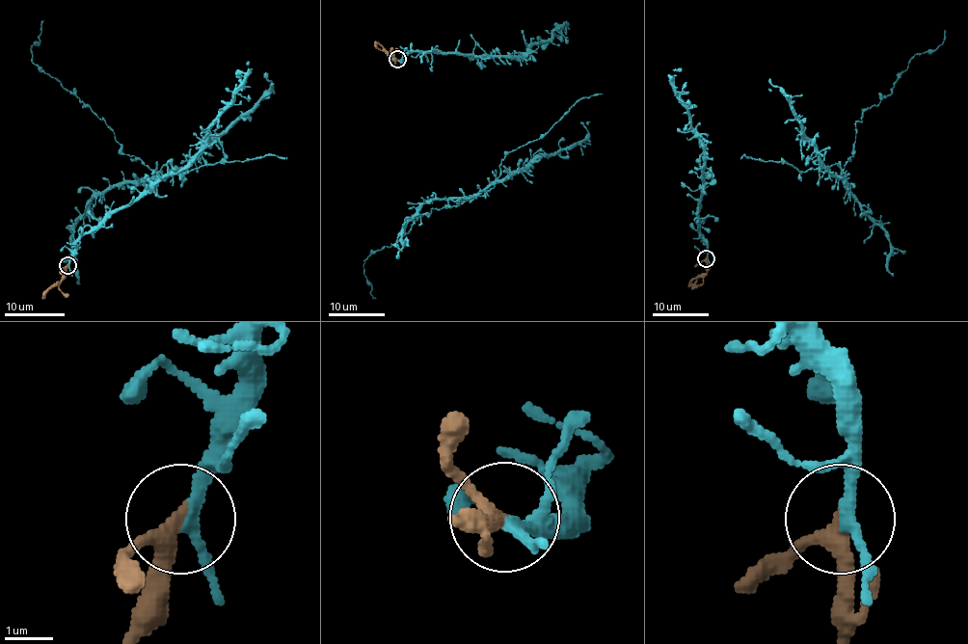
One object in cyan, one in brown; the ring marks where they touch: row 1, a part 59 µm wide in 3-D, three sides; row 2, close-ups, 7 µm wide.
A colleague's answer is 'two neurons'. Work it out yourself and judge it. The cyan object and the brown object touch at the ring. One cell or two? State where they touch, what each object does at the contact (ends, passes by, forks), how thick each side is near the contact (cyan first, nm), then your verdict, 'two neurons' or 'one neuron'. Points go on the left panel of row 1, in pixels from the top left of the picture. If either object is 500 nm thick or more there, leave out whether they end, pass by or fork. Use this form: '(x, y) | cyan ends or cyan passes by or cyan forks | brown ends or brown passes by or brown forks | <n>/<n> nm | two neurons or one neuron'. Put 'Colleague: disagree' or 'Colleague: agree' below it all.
(67, 265) | cyan passes by | brown passes by | 200/300 nm | one neuron
Colleague: disagree

